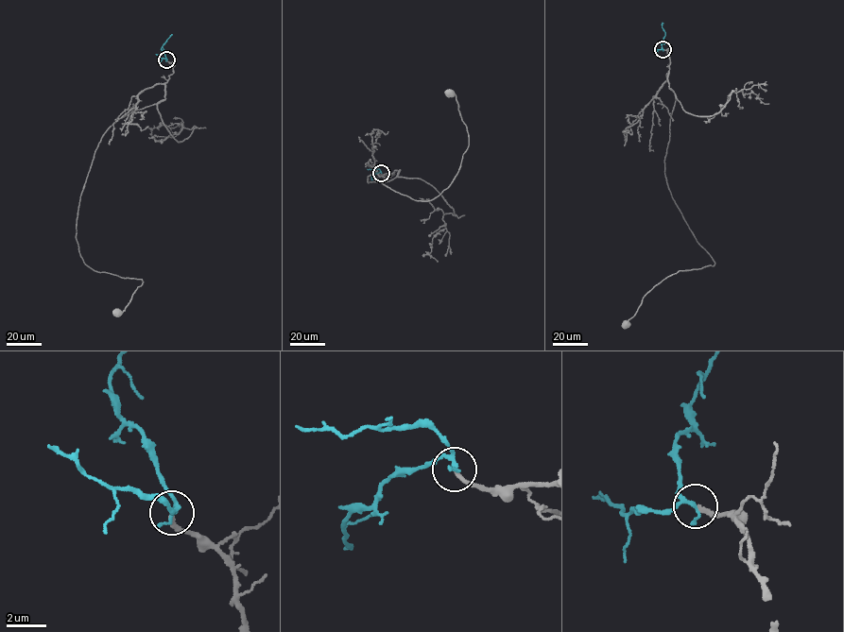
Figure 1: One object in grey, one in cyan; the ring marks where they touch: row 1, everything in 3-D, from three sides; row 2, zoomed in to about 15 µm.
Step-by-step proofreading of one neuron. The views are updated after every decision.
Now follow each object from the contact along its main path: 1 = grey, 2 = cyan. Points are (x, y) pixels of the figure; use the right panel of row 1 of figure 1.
1: (663, 49), (675, 101), (666, 181), (714, 263), (667, 277), (625, 324)
2: (663, 49), (661, 43), (665, 34), (662, 22)

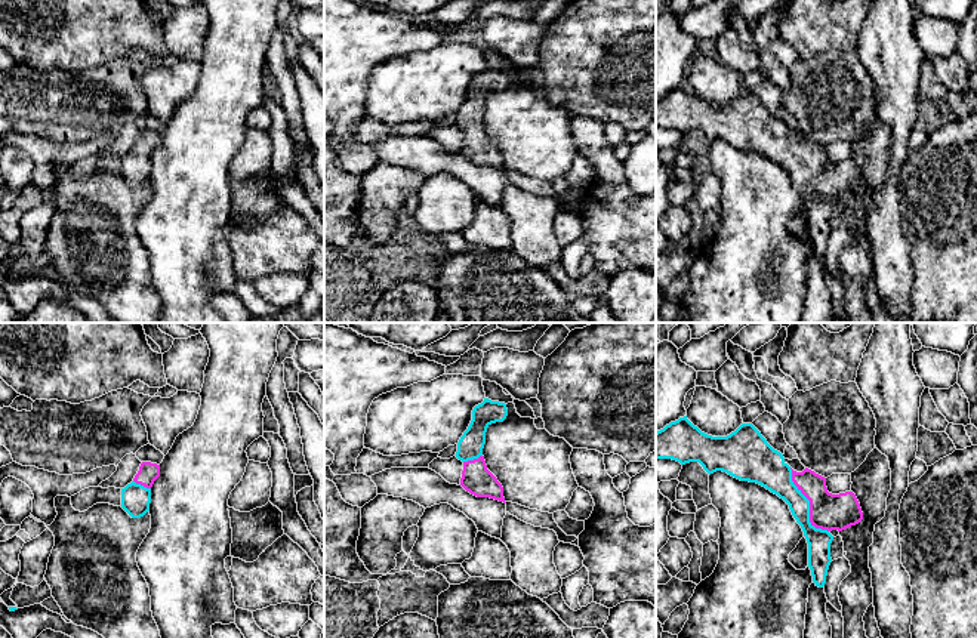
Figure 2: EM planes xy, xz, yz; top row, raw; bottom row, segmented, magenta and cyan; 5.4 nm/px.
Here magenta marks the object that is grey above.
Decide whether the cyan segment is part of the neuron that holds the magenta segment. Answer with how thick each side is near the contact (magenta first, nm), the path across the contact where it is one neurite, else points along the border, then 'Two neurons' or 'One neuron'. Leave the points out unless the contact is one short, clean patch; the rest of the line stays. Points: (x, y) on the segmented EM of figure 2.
Thickness 200 nm (magenta) against 170 nm. Path across: yz (828, 511), (817, 511), (810, 504), (776, 475). One neuron

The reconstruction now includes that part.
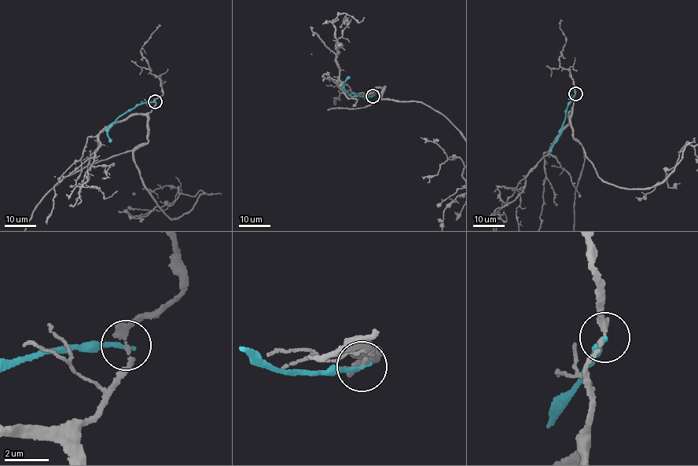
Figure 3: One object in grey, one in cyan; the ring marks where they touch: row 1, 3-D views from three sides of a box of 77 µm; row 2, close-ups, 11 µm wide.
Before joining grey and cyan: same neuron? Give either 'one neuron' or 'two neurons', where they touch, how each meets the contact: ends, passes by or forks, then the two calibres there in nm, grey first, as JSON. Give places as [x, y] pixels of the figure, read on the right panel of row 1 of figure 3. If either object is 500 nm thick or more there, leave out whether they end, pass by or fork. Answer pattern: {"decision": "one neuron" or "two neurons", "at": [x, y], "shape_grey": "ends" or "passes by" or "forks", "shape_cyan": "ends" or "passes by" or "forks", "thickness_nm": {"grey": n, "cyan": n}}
{"decision": "two neurons", "at": [575, 93], "shape_grey": "passes by", "shape_cyan": "ends", "thickness_nm": {"grey": 240, "cyan": 180}}

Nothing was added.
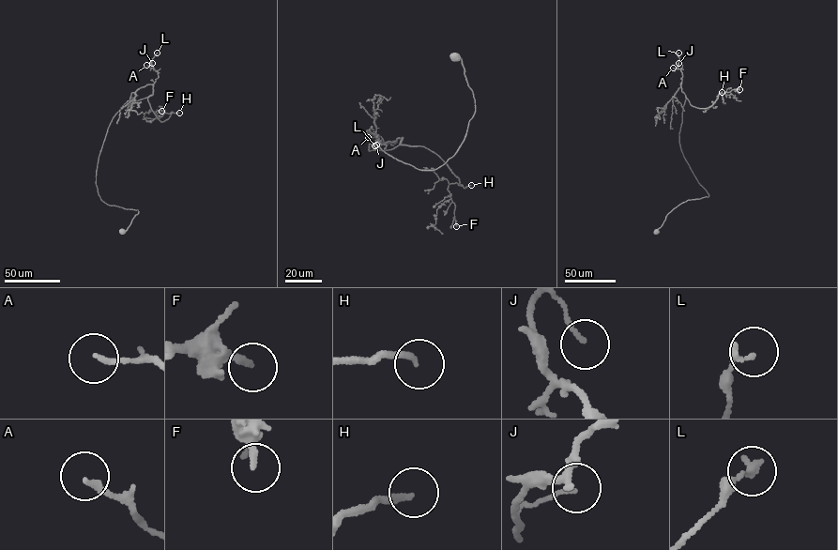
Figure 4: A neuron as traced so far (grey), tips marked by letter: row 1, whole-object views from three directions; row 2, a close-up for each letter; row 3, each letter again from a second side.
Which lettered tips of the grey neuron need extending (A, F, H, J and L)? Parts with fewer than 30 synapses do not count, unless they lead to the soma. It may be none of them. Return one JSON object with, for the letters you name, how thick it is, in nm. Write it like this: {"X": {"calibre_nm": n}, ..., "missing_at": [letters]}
{"F": {"calibre_nm": 200}, "H": {"calibre_nm": 200}, "missing_at": ["F", "H"]}

